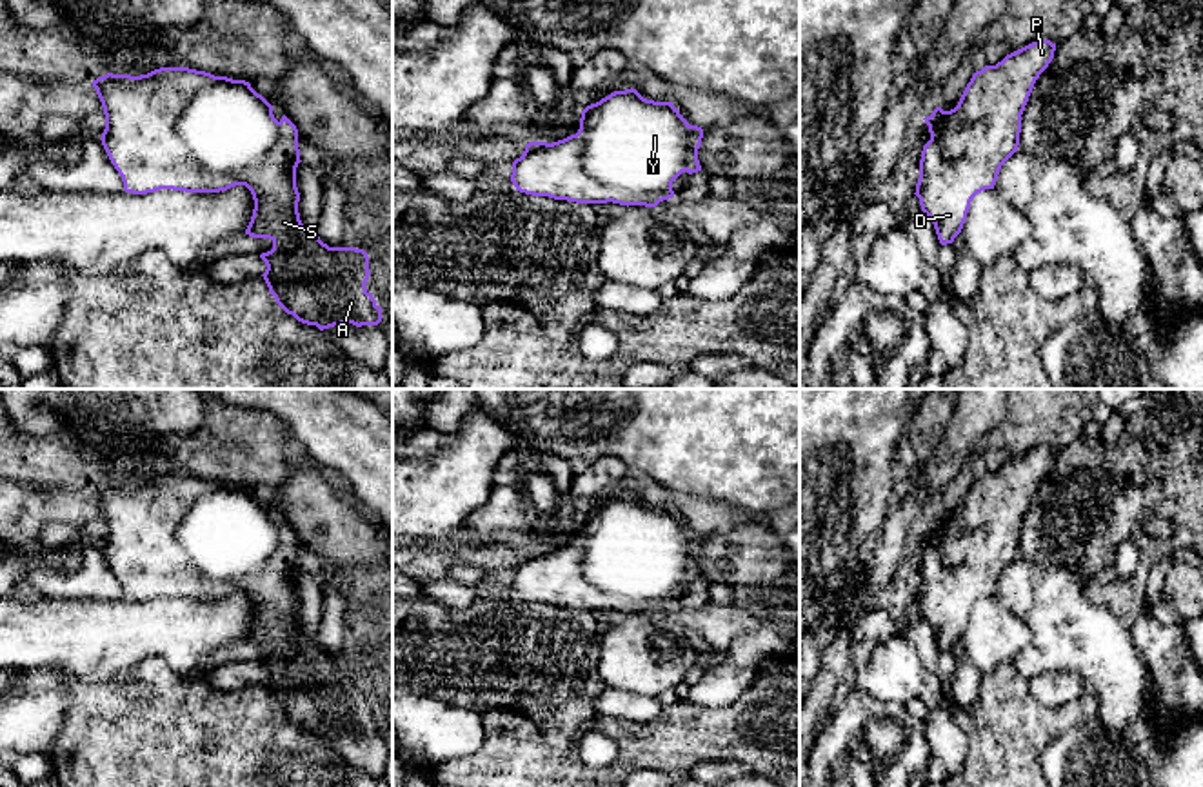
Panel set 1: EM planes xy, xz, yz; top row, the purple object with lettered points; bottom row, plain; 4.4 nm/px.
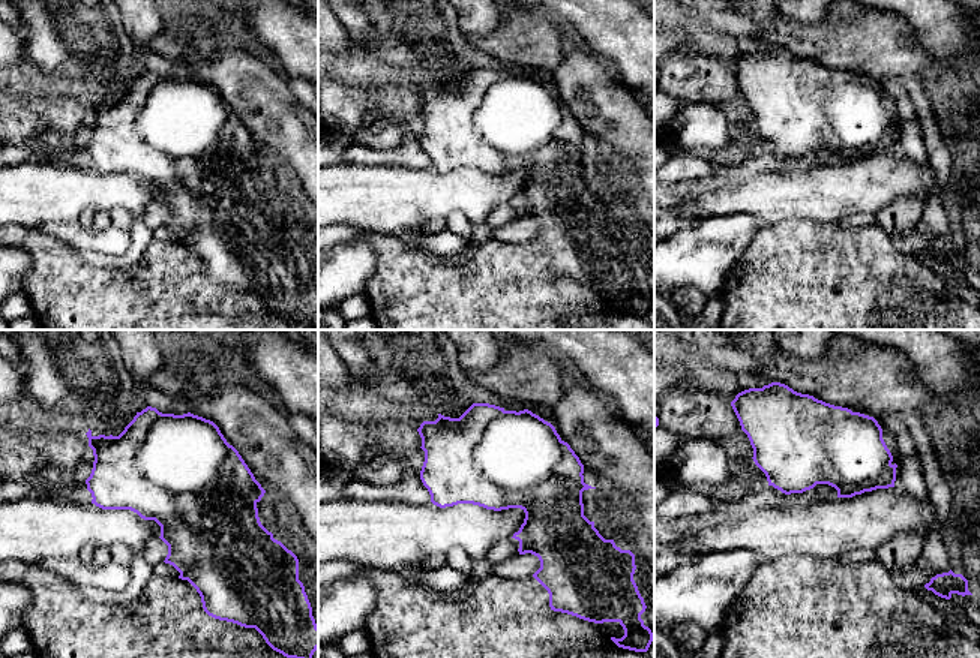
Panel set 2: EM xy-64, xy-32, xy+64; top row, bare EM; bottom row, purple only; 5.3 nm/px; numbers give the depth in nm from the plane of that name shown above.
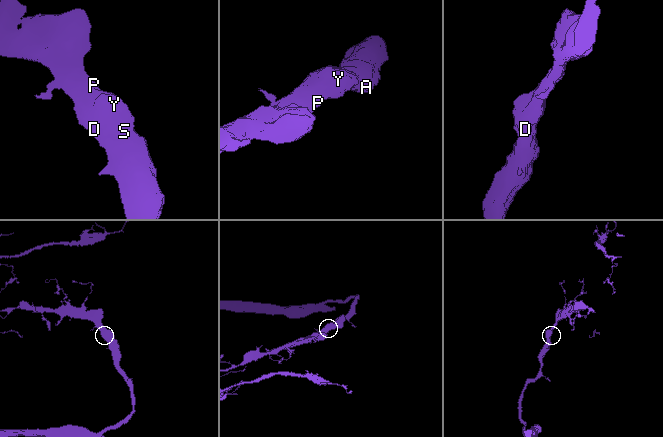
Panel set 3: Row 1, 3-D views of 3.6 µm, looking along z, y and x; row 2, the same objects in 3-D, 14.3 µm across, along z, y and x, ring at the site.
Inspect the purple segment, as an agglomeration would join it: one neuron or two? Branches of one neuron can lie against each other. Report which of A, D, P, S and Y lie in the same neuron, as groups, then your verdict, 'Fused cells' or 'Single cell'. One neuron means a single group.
Groups: A D P S Y. Single cell

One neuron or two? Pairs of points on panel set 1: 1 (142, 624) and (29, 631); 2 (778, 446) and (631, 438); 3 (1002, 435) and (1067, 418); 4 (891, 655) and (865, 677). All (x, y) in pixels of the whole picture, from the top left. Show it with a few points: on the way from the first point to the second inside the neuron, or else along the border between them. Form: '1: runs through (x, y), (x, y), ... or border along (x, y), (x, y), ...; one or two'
1: runs through (115, 631), (57, 631); one
2: runs through (742, 438), (667, 438); one
3: runs through (1018, 433), (1033, 418), (1051, 418); one
4: runs through (885, 660), (871, 675); one

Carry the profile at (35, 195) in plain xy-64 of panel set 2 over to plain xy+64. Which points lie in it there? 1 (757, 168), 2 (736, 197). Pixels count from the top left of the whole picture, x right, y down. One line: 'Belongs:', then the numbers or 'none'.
Belongs: 2

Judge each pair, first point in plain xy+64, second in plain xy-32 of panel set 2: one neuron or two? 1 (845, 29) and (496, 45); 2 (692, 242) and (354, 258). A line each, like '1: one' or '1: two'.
1: one
2: one

